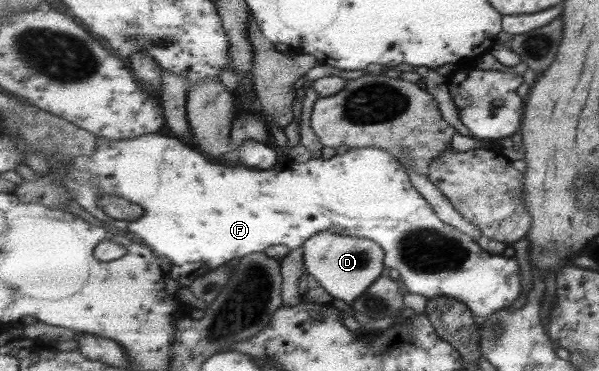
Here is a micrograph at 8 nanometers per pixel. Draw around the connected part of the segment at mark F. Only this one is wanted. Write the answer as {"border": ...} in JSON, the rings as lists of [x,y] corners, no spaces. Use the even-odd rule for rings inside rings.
{"border":[[[160,134],[116,141],[98,137],[97,152],[92,156],[72,159],[66,175],[60,178],[69,188],[73,199],[100,221],[140,236],[150,232],[150,242],[146,242],[146,246],[172,260],[174,268],[170,270],[170,276],[184,286],[190,286],[196,278],[208,274],[232,258],[242,258],[256,252],[265,253],[277,245],[297,250],[317,232],[330,230],[334,234],[378,242],[378,246],[384,250],[384,266],[392,269],[400,284],[405,285],[410,293],[421,294],[429,299],[438,296],[459,299],[469,305],[479,326],[483,326],[494,313],[514,304],[522,294],[520,264],[516,257],[508,258],[503,254],[487,252],[470,236],[446,224],[412,185],[407,170],[404,170],[399,160],[376,146],[351,148],[329,159],[311,157],[299,164],[282,160],[274,169],[261,170],[234,162],[224,164],[215,161],[176,138]],[[103,194],[114,194],[144,206],[144,218],[130,224],[126,220],[112,219],[99,206]]]}

